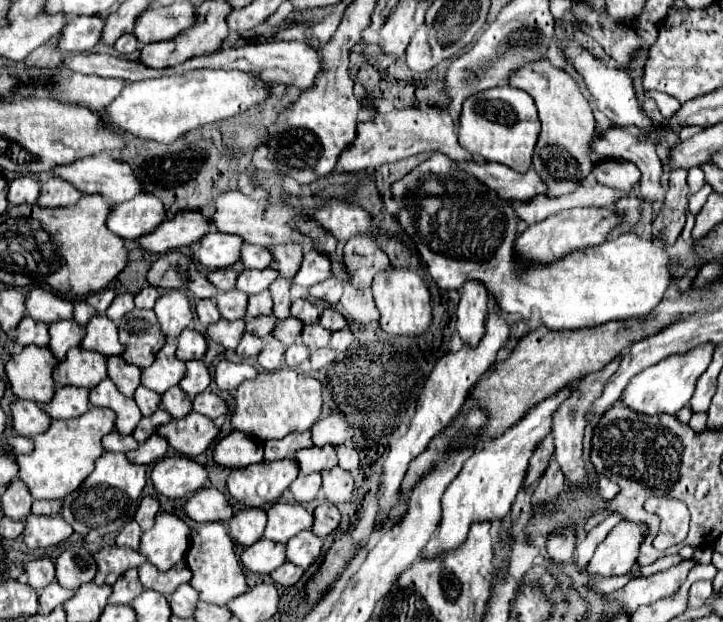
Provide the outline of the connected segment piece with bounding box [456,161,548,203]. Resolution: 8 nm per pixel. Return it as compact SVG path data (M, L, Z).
M468 161L456 165L466 173L478 177L478 181L482 181L488 189L496 191L500 197L508 201L524 203L538 195L548 197L546 185L542 185L542 179L538 177L538 173L534 173L532 167L526 173L514 173L514 169L506 169L506 165L494 161L488 161L484 165L468 163Z

